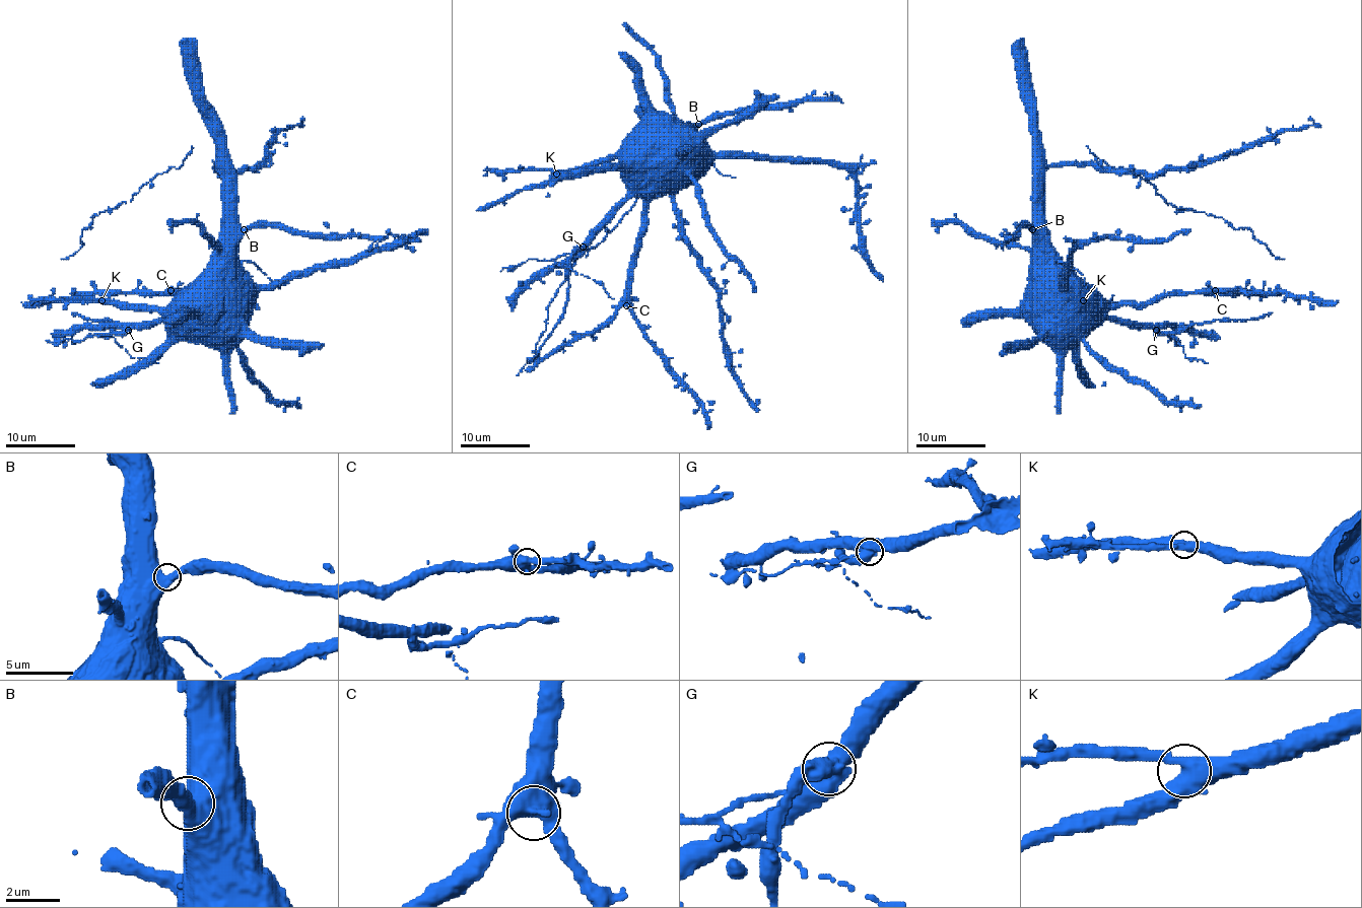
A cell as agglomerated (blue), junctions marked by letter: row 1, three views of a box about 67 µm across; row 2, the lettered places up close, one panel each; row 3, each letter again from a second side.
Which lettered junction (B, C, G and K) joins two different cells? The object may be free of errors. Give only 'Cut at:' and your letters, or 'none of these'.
Cut at: G

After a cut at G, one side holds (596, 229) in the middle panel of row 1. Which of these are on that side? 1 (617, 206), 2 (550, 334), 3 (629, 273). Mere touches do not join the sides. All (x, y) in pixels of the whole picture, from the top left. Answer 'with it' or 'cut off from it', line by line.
1: with it
2: cut off from it
3: with it

